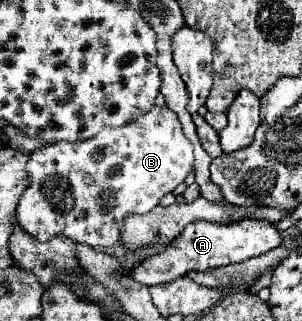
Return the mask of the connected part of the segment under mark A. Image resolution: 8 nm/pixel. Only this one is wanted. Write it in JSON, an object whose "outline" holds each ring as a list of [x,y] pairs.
{"outline":[[[245,219],[245,221],[237,221],[237,223],[229,223],[229,225],[195,221],[195,223],[187,225],[183,229],[183,233],[175,239],[175,243],[171,243],[165,251],[139,263],[131,271],[131,275],[135,281],[139,281],[147,287],[161,285],[161,283],[175,281],[177,277],[181,277],[187,271],[205,271],[205,269],[213,269],[213,267],[223,267],[223,265],[247,261],[251,257],[263,255],[263,253],[279,247],[281,243],[283,243],[281,231],[273,223],[267,223],[265,219],[263,221]]]}

